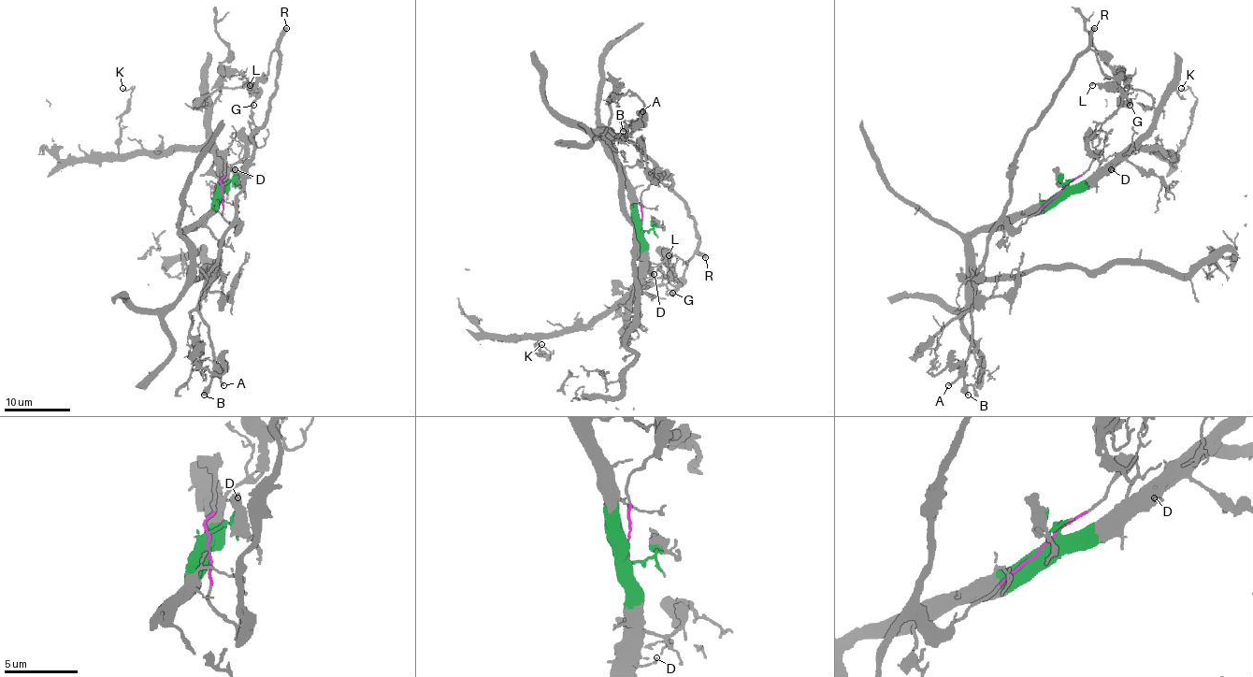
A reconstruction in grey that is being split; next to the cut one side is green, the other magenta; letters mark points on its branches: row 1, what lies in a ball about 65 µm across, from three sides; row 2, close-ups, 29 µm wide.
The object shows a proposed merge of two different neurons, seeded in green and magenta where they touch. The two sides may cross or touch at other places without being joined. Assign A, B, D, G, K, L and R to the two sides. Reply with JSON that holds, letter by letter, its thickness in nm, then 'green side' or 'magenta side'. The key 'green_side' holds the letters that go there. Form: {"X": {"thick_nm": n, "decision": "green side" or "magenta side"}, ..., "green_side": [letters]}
{"A": {"thick_nm": 240, "decision": "magenta side"}, "B": {"thick_nm": 480, "decision": "magenta side"}, "D": {"thick_nm": 170, "decision": "green side"}, "G": {"thick_nm": 160, "decision": "green side"}, "K": {"thick_nm": 120, "decision": "green side"}, "L": {"thick_nm": 170, "decision": "magenta side"}, "R": {"thick_nm": 480, "decision": "magenta side"}, "green_side": ["D", "G", "K"]}

